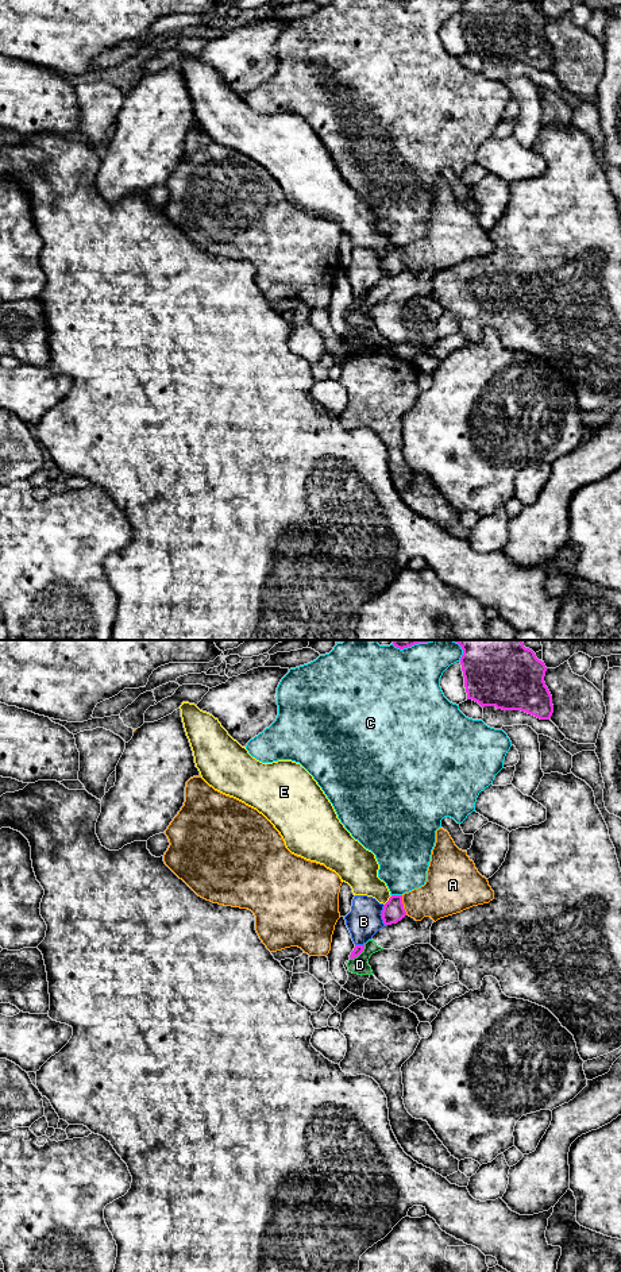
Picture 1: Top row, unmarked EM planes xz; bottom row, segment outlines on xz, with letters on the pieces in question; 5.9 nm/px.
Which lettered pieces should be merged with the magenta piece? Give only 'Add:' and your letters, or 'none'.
Add: none

